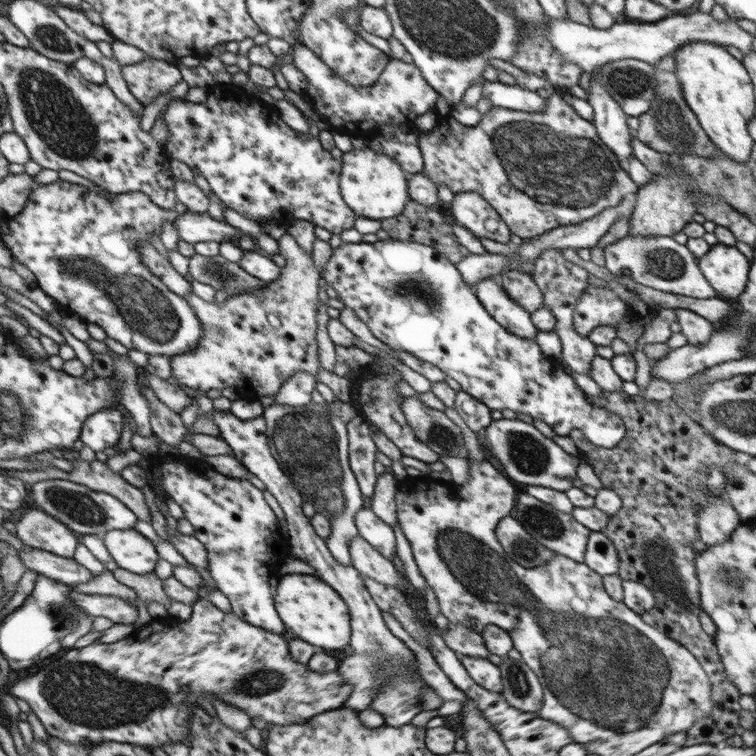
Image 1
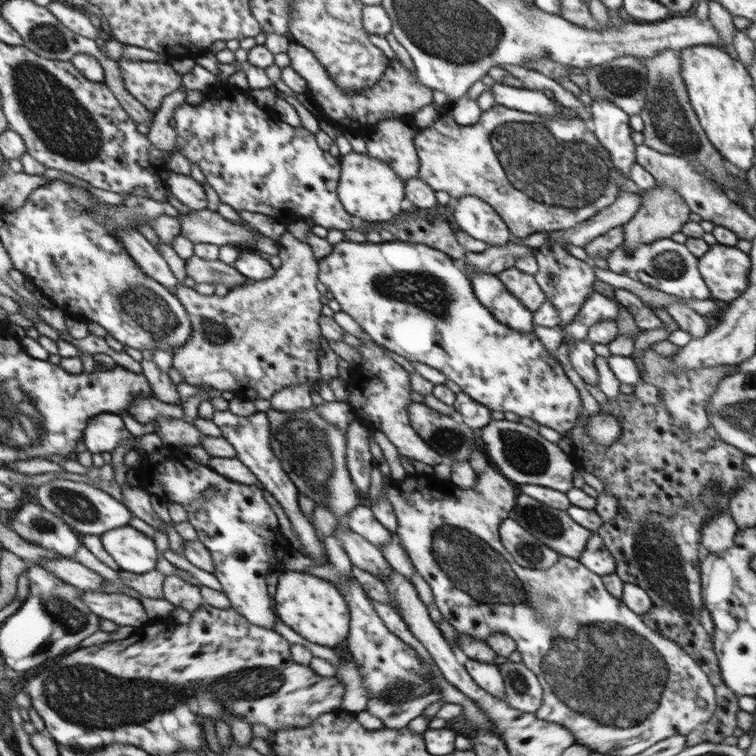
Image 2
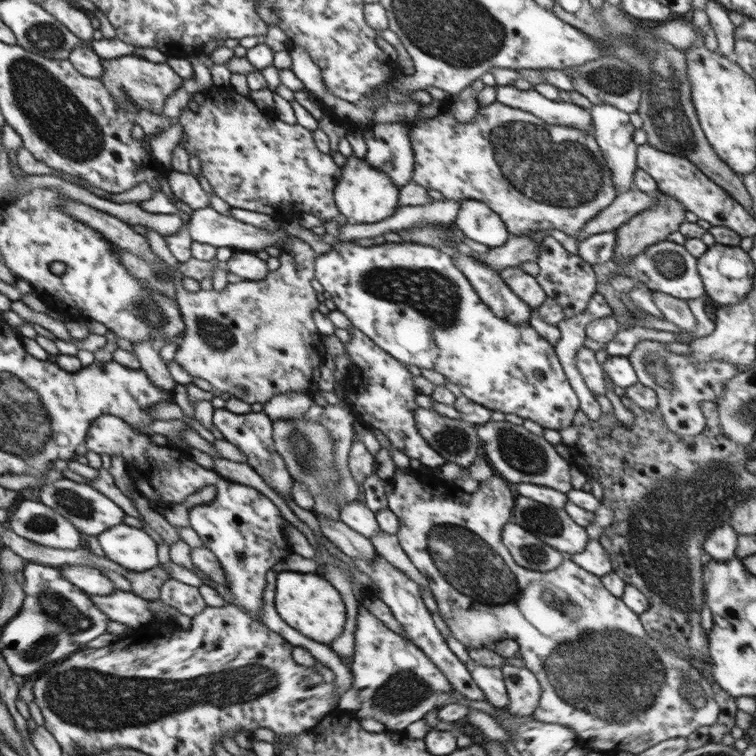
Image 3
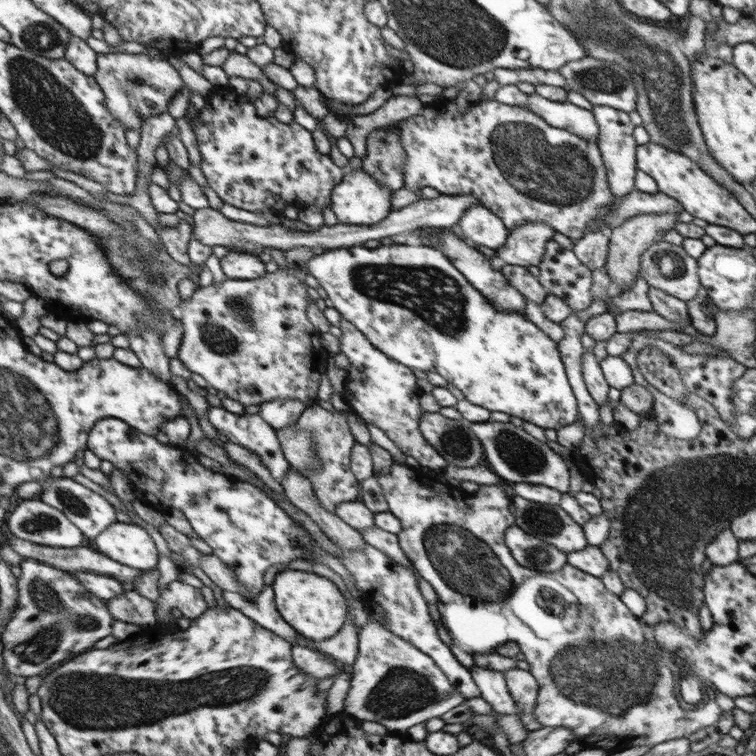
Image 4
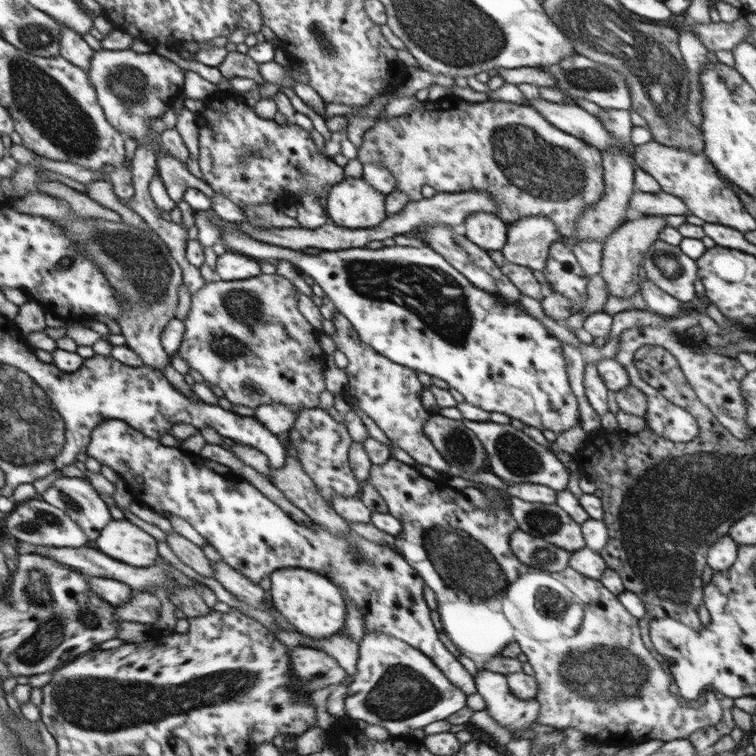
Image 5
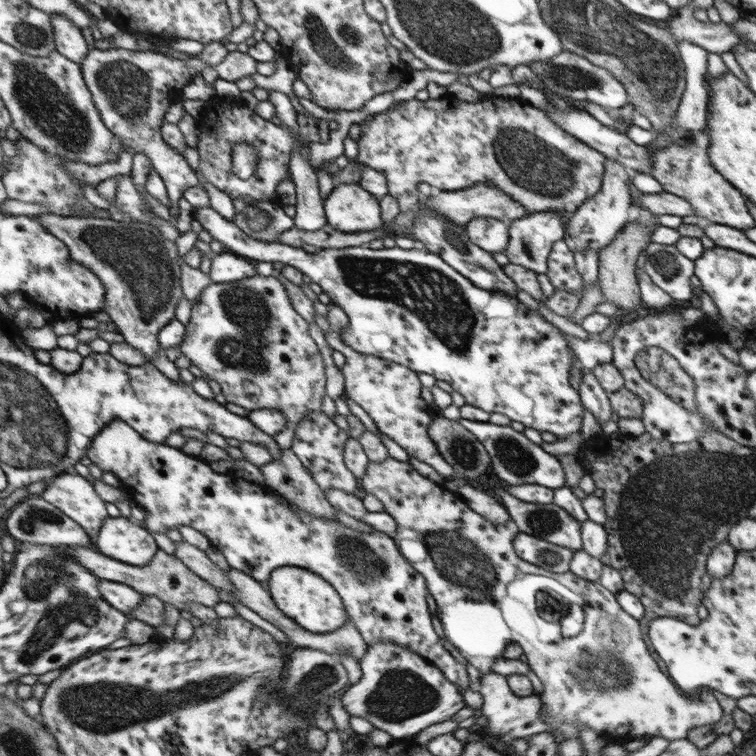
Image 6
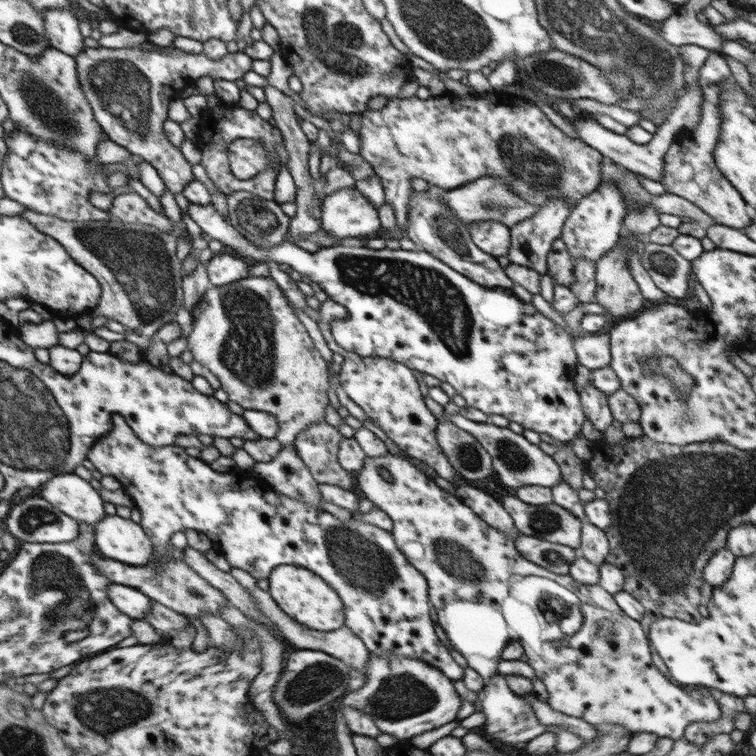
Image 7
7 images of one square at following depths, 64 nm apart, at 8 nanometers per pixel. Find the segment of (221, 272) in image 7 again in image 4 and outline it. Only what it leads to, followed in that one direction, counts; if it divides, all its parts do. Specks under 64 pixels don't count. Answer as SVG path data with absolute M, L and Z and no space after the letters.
M230 249L220 264L228 279L254 279L267 273L264 262L258 256L242 250Z

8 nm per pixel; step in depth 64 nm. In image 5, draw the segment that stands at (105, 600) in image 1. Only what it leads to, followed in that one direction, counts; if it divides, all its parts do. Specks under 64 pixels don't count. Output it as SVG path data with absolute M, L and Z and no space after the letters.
M135 591L131 599L115 607L122 621L140 622L151 625L160 618L161 604L152 592Z

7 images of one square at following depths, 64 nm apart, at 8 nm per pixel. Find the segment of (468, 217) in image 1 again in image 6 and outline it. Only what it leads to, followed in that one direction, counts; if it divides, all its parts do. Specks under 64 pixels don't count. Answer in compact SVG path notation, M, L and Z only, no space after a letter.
M476 217L465 224L468 238L491 254L505 252L509 241L509 225L497 218Z

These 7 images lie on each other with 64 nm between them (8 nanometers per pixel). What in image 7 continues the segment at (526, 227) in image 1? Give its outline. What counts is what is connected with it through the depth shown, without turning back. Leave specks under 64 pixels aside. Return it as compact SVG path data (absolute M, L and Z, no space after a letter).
M493 91L462 98L445 93L438 97L419 99L390 98L380 110L368 107L361 115L359 154L372 166L381 178L386 203L393 206L397 224L406 228L406 214L412 195L411 178L422 178L429 186L450 191L483 176L499 176L512 185L514 194L520 194L528 202L539 207L549 198L563 198L573 209L577 202L601 187L601 164L603 154L584 141L571 138L558 129L535 104L508 92Z

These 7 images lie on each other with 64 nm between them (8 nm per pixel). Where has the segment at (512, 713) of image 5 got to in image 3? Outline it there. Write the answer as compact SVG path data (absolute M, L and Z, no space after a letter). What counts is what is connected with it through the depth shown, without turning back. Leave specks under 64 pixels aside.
M472 659L465 662L471 678L478 685L478 688L485 692L488 702L500 710L507 708L509 698L501 668L486 668L480 665Z

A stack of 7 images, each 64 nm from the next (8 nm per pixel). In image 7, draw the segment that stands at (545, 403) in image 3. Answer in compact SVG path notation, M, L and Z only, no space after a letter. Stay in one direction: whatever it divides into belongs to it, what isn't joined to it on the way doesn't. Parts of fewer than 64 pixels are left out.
M189 202L188 214L190 218L200 226L202 232L208 236L208 238L217 238L224 244L224 246L230 246L233 250L237 250L238 254L242 254L241 257L249 260L250 262L267 262L267 260L275 260L278 264L288 264L290 268L297 270L302 276L308 276L311 282L316 282L321 287L330 299L338 304L341 304L347 311L346 318L337 318L332 321L331 331L335 341L346 350L359 354L363 357L380 356L382 358L390 358L396 362L402 363L404 366L413 370L419 370L423 374L430 374L435 376L441 382L448 382L458 395L462 396L467 406L476 408L484 414L500 415L508 419L510 422L516 422L524 429L532 430L538 434L547 434L553 439L559 441L559 444L572 442L576 439L578 433L581 432L581 428L584 422L587 420L584 415L584 410L580 403L579 392L575 389L573 378L575 376L575 369L578 364L577 354L573 347L573 336L566 332L565 329L556 325L552 320L544 317L532 303L524 302L517 296L514 296L510 289L504 288L486 288L485 286L478 286L476 282L468 280L466 276L458 274L456 270L452 270L450 266L446 266L445 262L438 260L438 257L432 256L426 251L412 251L403 249L388 249L385 247L381 250L374 250L366 247L364 244L342 244L340 246L321 247L317 252L310 253L301 247L298 247L290 241L281 242L278 246L273 247L259 247L256 244L252 244L248 239L242 236L241 232L238 232L231 223L228 224L222 215L211 204L194 204Z

